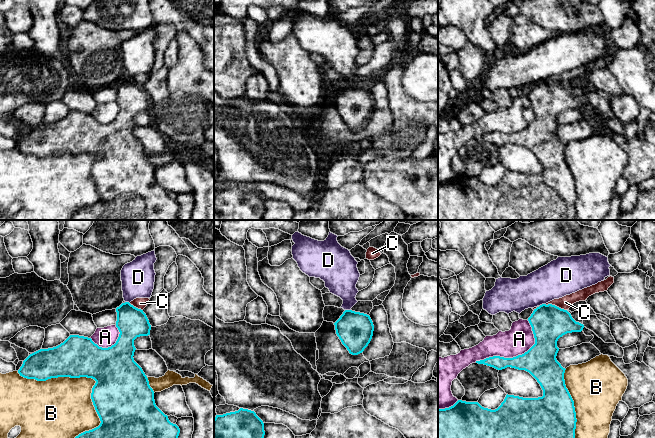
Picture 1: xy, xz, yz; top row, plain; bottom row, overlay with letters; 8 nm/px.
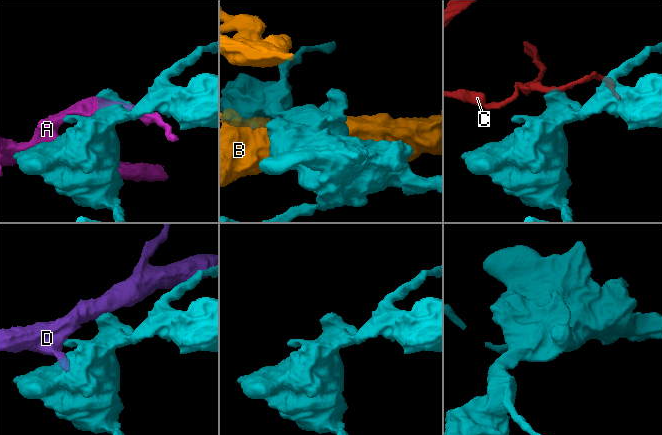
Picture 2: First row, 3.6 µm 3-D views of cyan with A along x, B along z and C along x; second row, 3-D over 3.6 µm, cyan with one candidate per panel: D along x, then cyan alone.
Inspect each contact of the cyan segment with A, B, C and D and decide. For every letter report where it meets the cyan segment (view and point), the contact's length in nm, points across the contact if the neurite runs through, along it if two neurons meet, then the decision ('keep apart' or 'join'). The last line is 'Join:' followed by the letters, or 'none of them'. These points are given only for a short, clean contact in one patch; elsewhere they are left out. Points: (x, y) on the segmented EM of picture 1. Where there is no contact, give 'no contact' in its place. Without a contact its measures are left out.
A: yz (516, 356) | 550 nm | keep apart
B: xy (78, 377) | 800 nm | keep apart
C: yz (556, 306) | 180 nm | along yz (545, 304), (554, 304), (566, 310) | keep apart
D: yz (542, 304) | 60 nm | keep apart
Join: none of them

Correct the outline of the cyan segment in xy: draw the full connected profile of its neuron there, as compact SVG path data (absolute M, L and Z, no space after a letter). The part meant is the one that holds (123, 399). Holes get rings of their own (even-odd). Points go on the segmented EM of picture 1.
M129 302L122 303L116 308L116 312L116 327L120 334L111 347L102 348L91 338L70 335L56 347L40 349L30 354L18 373L24 378L37 381L58 377L87 377L96 381L91 399L101 423L75 438L178 438L179 427L171 423L168 416L156 406L148 378L133 358L136 350L134 340L150 335L149 320L143 310Z

